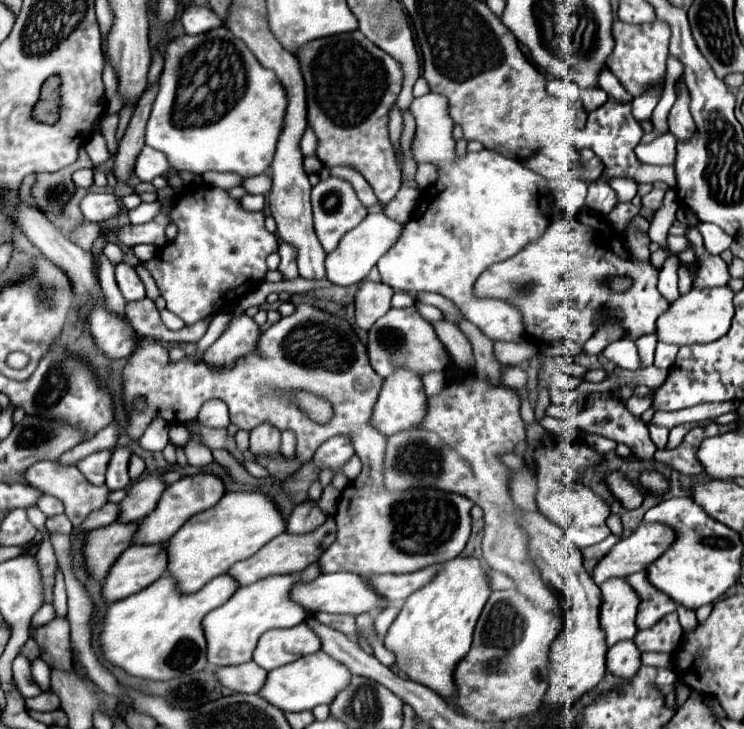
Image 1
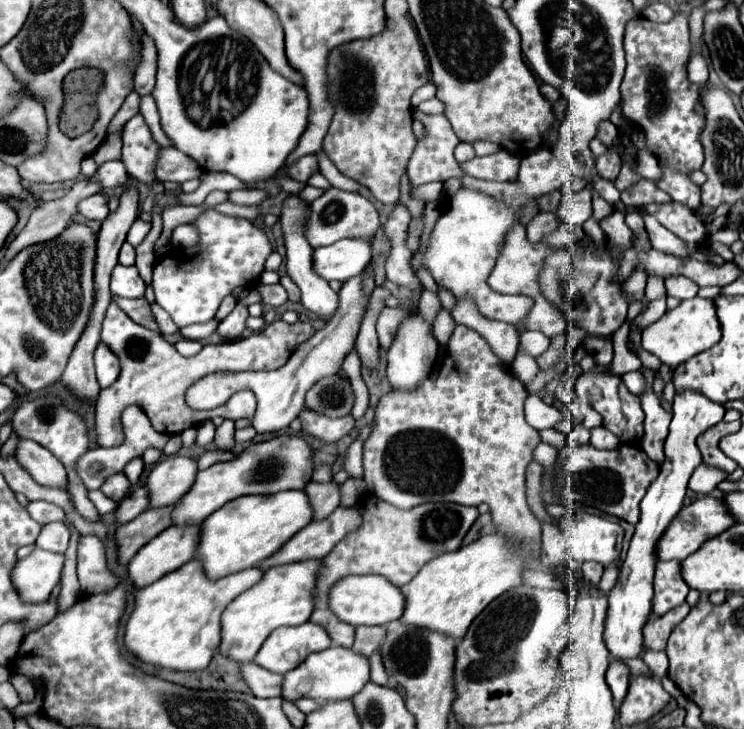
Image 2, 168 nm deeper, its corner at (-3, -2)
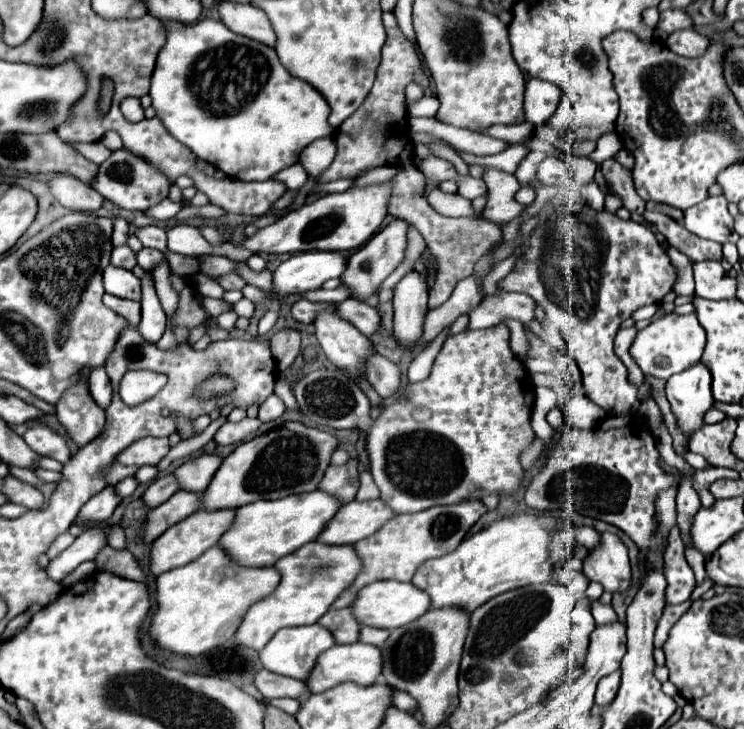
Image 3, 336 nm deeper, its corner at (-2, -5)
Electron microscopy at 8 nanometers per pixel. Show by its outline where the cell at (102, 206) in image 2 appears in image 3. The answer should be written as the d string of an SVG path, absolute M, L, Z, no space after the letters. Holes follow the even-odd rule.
M55 174L49 180L49 190L65 208L75 212L95 212L103 206L103 196L97 190L69 174Z

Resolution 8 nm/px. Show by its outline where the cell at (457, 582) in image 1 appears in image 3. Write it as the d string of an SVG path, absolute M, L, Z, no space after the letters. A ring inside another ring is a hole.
M517 512L491 522L487 528L465 538L457 550L447 556L423 562L413 584L431 596L433 608L459 606L473 612L489 598L529 584L551 582L555 568L567 562L575 550L575 524L565 520L565 540L559 526L559 518L547 514Z

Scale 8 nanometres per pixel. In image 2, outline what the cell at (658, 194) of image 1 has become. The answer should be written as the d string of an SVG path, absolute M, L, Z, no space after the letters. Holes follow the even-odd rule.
M670 201L670 203L652 203L652 205L646 205L644 211L652 217L656 217L668 231L672 231L676 237L680 237L682 241L688 241L688 243L704 243L708 239L706 235L706 229L702 227L700 219L688 209L688 207L682 207L680 203L676 201Z

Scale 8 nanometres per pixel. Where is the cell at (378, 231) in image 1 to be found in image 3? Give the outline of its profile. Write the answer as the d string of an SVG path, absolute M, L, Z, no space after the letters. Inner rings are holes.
M297 252L285 260L273 274L273 296L285 300L289 296L317 290L329 278L339 278L347 258L337 252Z

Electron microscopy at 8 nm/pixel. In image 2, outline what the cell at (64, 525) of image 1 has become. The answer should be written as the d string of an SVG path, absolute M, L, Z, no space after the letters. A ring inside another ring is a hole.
M50 523L42 527L36 545L52 553L64 553L68 547L68 539L70 539L70 531L66 529L64 523Z

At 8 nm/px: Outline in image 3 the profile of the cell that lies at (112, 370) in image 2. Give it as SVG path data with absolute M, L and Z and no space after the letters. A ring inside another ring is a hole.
M99 368L99 370L91 372L91 376L89 376L89 394L97 402L97 406L101 406L103 410L111 404L111 384L109 384L105 368Z

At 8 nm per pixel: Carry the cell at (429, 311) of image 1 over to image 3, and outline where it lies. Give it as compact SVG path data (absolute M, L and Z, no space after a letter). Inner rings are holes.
M439 188L431 190L427 200L443 216L467 216L467 218L471 218L475 214L475 208L471 206L471 200L465 200L459 194L445 194Z

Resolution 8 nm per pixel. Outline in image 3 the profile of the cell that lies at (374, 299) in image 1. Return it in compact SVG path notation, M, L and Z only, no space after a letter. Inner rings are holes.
M375 354L375 358L367 362L367 378L371 378L371 384L385 400L393 398L401 386L401 372L397 364L383 358L381 354Z

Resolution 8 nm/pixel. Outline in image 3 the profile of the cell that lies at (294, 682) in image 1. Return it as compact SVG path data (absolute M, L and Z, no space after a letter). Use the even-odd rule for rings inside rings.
M355 642L355 644L335 644L333 648L329 648L327 652L323 652L313 668L313 674L309 674L307 678L307 686L309 692L317 694L323 690L329 690L341 682L357 682L361 686L369 686L375 684L381 676L381 648L373 646L373 644L365 644L365 642Z

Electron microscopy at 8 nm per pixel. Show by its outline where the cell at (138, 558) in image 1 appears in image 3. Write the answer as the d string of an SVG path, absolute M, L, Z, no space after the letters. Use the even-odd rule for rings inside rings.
M197 510L195 514L187 516L185 520L177 522L175 526L171 526L169 530L165 530L151 548L151 572L155 576L169 572L173 568L185 566L193 560L197 560L205 550L209 550L211 546L215 546L221 538L223 532L227 532L231 528L235 520L235 510Z

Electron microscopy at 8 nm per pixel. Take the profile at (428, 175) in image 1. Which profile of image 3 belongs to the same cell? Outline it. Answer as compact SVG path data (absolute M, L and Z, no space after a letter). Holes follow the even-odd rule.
M485 168L483 176L493 202L487 202L483 210L483 218L491 222L509 222L517 218L525 210L519 202L513 200L513 194L519 190L519 182L513 174L501 172L497 168Z

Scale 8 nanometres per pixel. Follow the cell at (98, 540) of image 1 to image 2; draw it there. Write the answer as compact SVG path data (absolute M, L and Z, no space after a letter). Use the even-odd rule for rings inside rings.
M172 507L162 509L146 509L134 521L124 523L116 529L116 543L118 543L118 563L126 567L136 551L154 539L160 531L170 527L170 511Z

